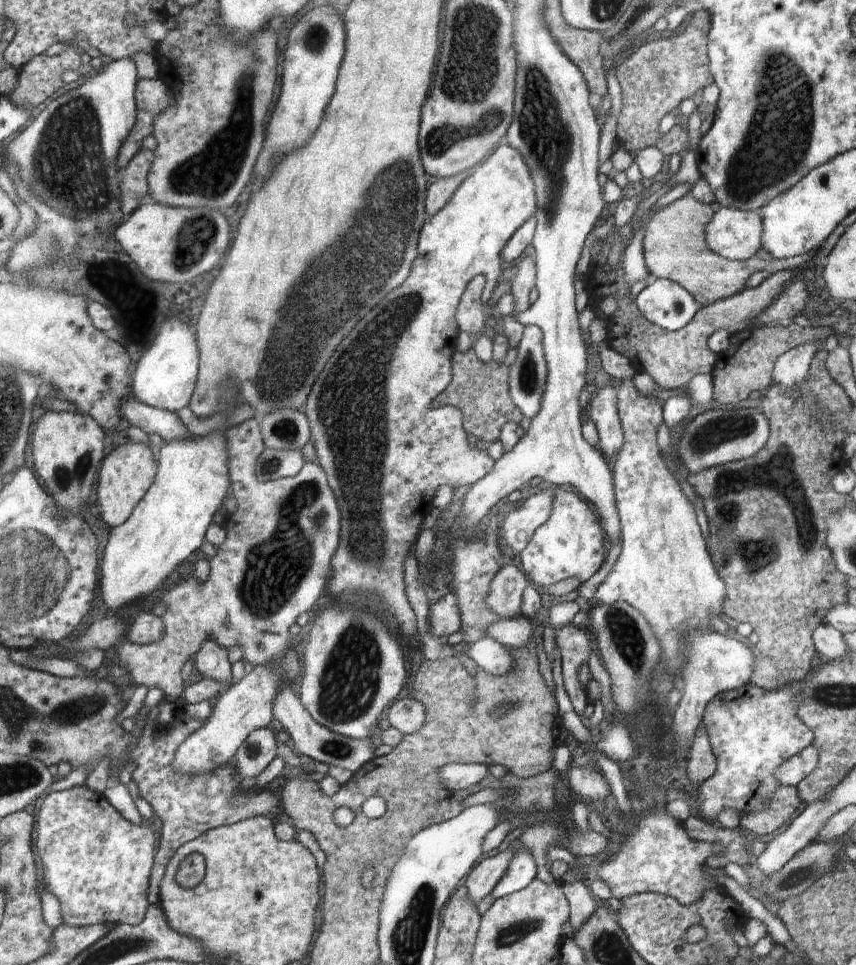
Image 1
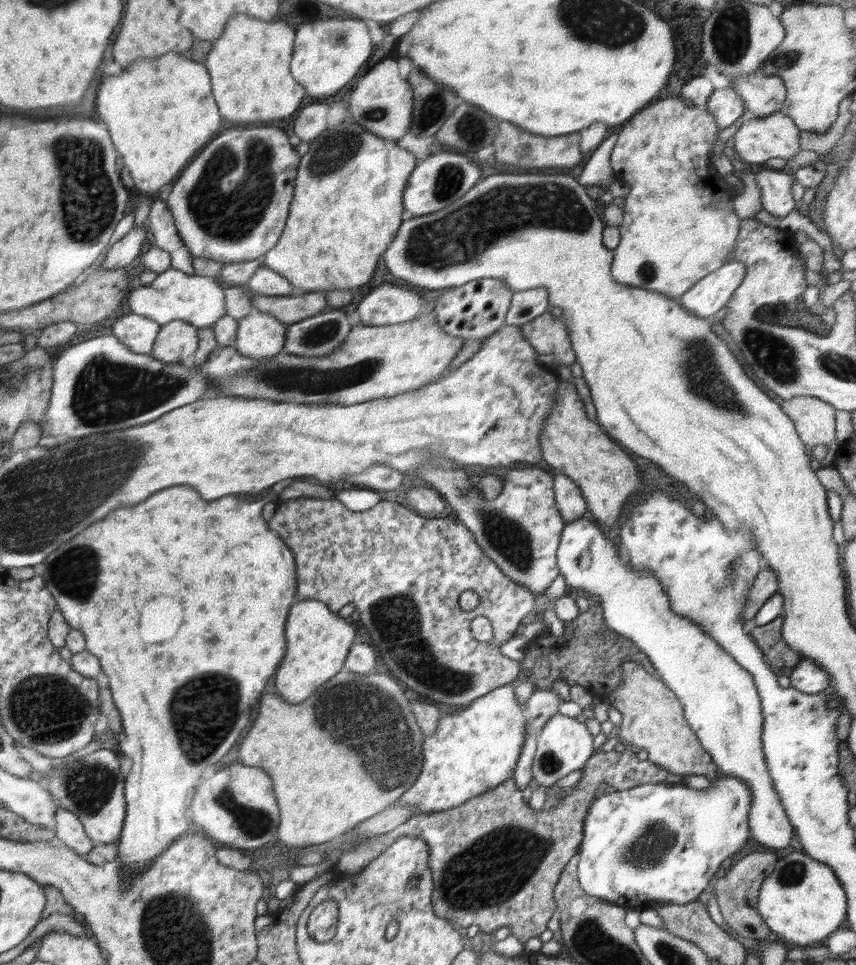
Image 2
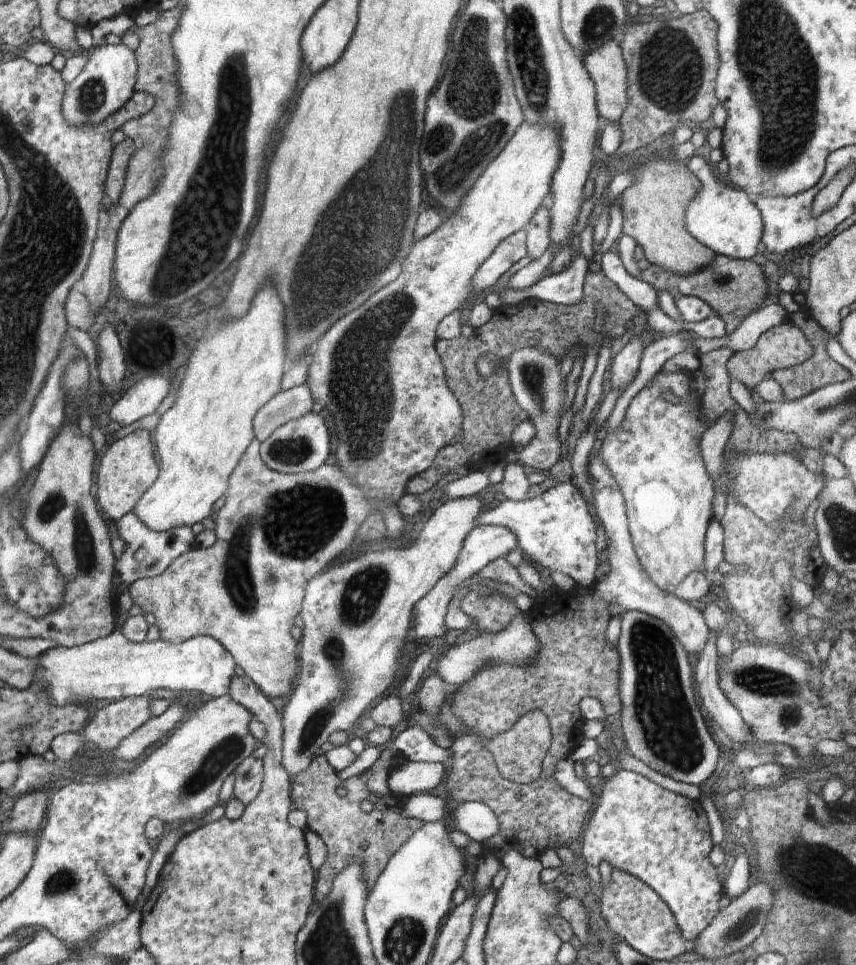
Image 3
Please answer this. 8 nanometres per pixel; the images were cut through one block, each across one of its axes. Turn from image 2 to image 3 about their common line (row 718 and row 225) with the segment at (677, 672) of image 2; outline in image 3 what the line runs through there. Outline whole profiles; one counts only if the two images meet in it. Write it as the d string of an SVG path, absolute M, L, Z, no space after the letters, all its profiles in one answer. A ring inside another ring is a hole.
M692 156L687 167L696 174L701 184L701 191L691 200L685 214L688 232L716 255L752 260L763 235L764 223L758 207L743 190L718 183L713 174L714 165L708 165L702 157Z

